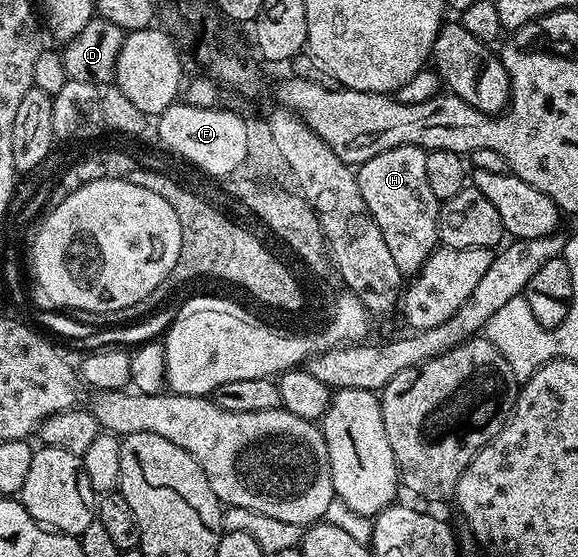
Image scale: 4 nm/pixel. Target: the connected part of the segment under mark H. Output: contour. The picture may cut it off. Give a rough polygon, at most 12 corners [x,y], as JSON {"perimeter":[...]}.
{"perimeter":[[400,145],[356,170],[402,275],[439,245],[426,150]]}

